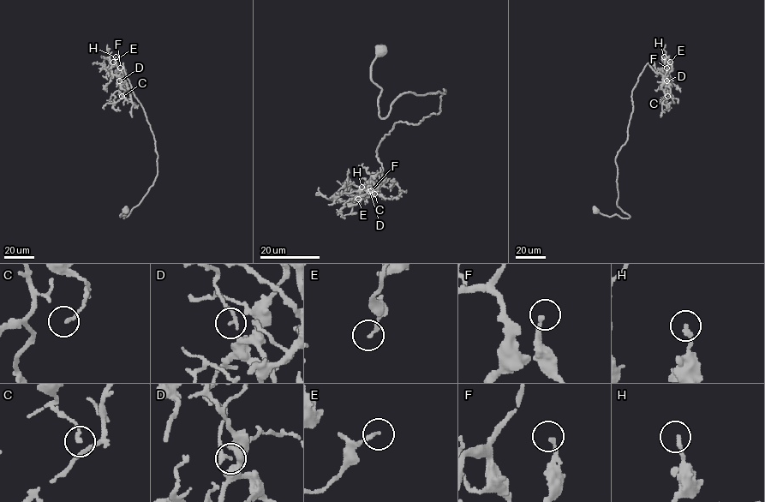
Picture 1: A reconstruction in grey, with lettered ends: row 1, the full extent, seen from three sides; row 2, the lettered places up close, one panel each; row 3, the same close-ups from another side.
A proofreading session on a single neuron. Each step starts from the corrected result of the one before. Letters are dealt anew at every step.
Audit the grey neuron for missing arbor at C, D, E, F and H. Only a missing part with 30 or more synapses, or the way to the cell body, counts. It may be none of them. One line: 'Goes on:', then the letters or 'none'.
Goes on: none

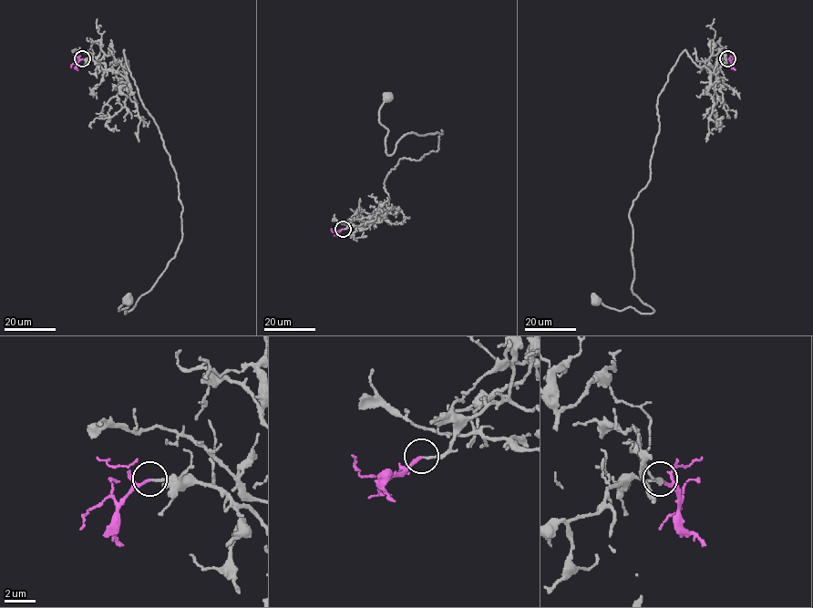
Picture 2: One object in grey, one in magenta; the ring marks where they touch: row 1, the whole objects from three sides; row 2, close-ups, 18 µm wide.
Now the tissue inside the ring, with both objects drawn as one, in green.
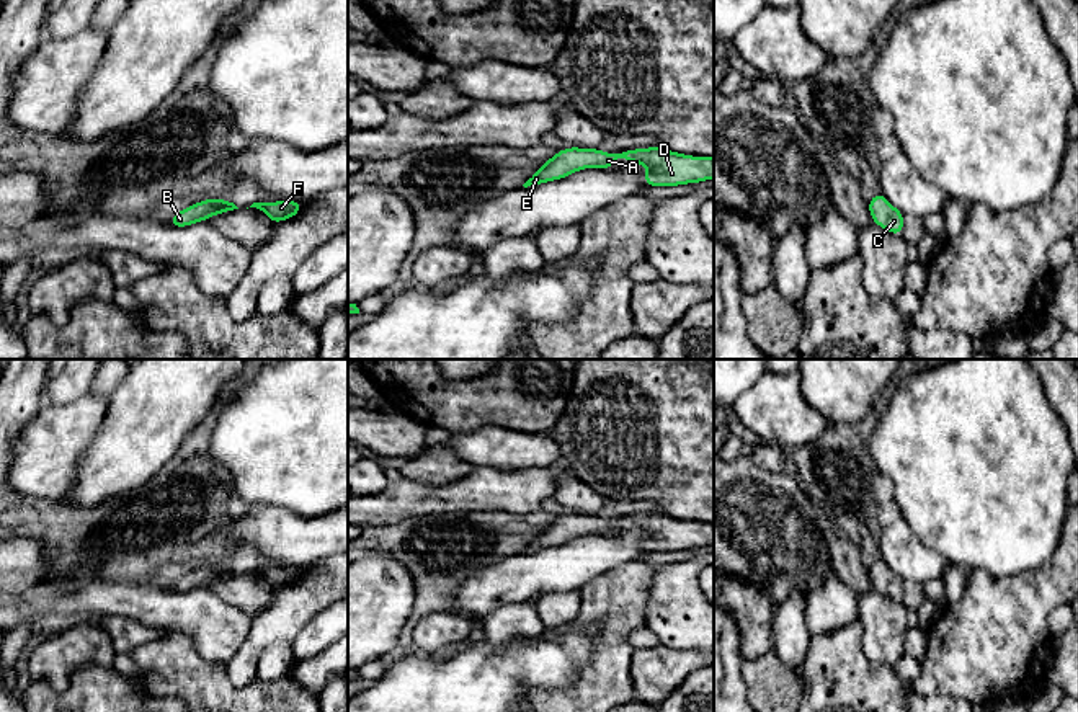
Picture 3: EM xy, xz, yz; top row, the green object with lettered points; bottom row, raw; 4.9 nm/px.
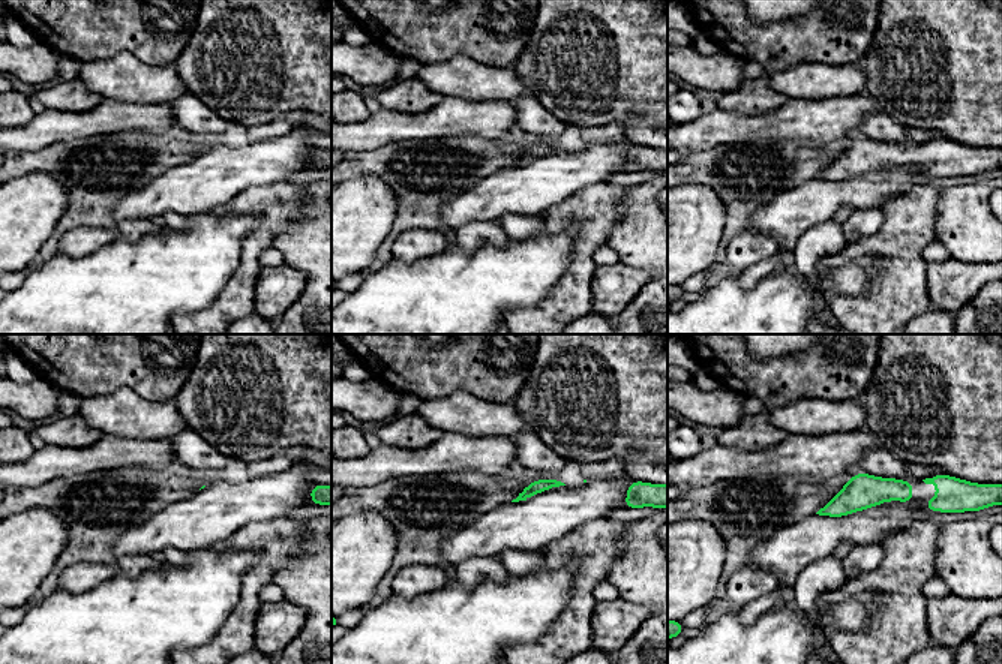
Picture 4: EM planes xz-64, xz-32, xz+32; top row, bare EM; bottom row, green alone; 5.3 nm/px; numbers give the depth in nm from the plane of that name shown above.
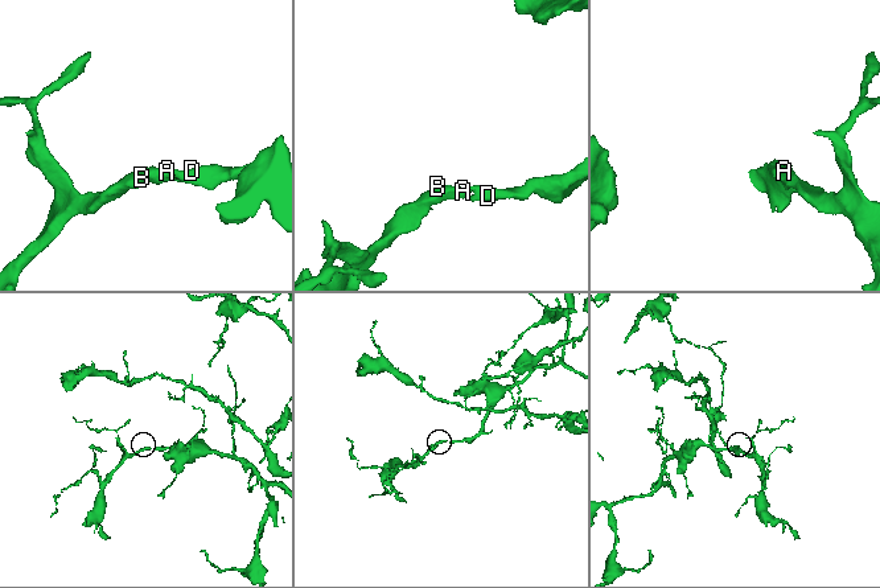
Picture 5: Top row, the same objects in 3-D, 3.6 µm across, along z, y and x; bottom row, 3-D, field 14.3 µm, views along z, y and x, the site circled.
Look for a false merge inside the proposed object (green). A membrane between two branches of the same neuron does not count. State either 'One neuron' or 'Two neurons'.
One neuron

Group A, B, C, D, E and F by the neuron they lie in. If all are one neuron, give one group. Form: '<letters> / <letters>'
A B C D E F

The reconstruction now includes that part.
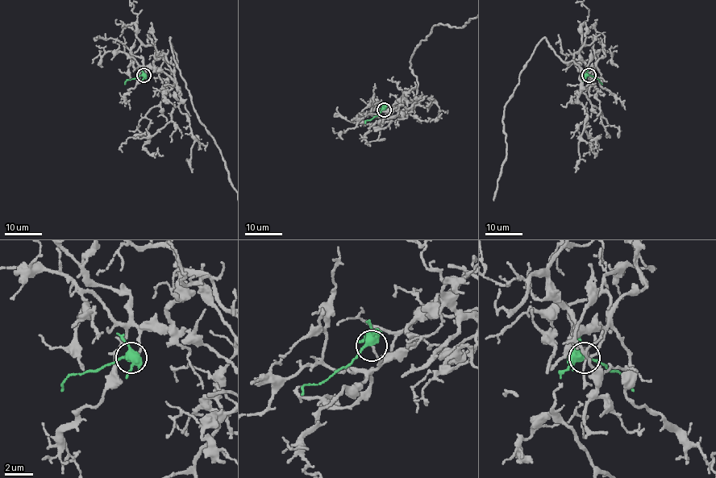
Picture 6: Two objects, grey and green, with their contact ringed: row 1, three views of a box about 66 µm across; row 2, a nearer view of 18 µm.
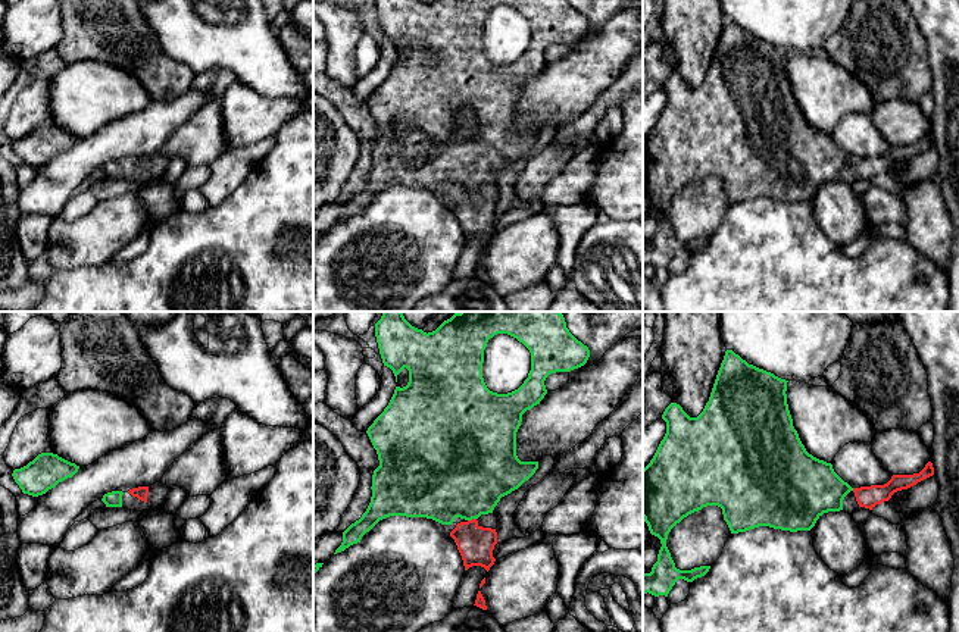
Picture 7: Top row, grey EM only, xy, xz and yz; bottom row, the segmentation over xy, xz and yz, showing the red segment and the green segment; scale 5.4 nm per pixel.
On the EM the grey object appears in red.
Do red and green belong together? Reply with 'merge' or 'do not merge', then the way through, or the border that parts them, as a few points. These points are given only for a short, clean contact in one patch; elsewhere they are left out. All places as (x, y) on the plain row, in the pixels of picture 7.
merge; runs through xz (475, 215), (472, 212), (472, 190), (464, 146)

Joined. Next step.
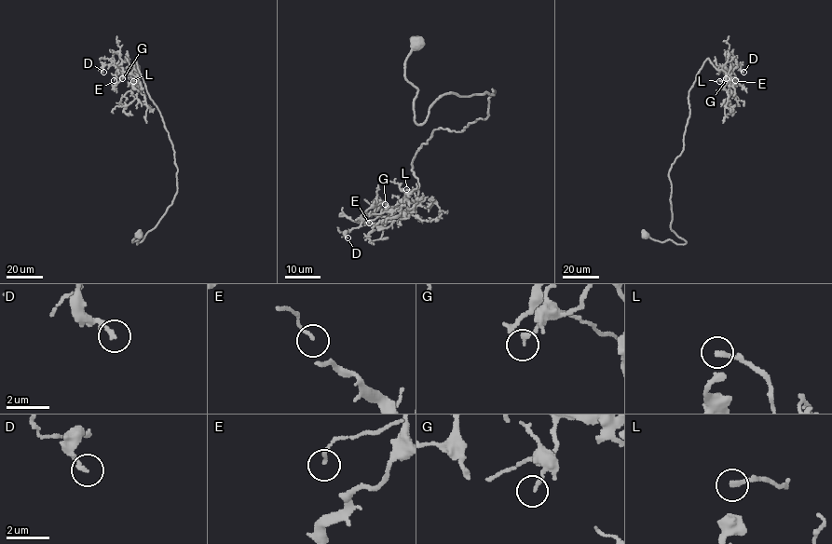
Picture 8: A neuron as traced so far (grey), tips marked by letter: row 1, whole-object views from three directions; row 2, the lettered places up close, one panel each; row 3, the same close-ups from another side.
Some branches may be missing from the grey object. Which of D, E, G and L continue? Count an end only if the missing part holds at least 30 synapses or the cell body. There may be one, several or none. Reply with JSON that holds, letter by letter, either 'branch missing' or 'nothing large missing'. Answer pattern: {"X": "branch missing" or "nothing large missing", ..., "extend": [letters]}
{"D": "nothing large missing", "E": "nothing large missing", "G": "nothing large missing", "L": "branch missing", "extend": ["L"]}

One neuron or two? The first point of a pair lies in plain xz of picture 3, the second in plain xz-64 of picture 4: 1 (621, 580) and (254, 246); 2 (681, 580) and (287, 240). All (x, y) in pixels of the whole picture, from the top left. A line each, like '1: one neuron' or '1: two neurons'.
1: one neuron
2: one neuron

